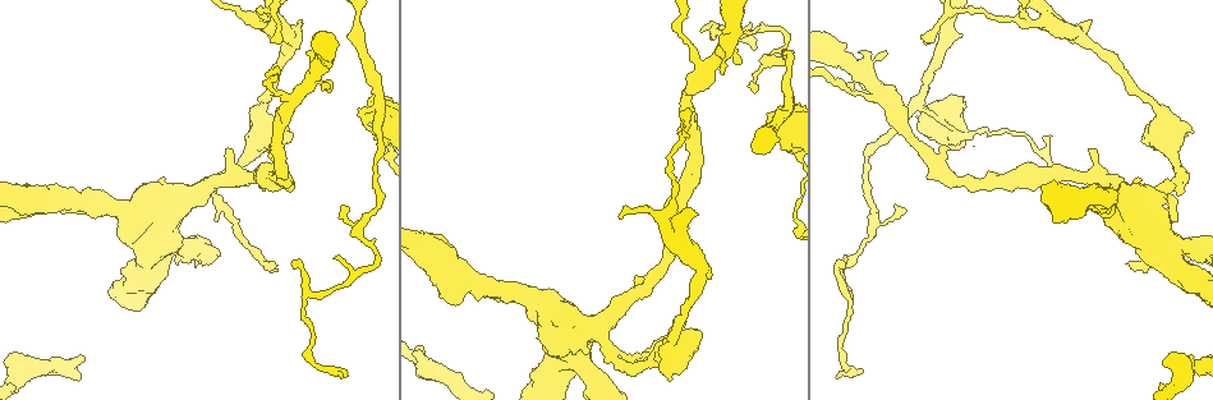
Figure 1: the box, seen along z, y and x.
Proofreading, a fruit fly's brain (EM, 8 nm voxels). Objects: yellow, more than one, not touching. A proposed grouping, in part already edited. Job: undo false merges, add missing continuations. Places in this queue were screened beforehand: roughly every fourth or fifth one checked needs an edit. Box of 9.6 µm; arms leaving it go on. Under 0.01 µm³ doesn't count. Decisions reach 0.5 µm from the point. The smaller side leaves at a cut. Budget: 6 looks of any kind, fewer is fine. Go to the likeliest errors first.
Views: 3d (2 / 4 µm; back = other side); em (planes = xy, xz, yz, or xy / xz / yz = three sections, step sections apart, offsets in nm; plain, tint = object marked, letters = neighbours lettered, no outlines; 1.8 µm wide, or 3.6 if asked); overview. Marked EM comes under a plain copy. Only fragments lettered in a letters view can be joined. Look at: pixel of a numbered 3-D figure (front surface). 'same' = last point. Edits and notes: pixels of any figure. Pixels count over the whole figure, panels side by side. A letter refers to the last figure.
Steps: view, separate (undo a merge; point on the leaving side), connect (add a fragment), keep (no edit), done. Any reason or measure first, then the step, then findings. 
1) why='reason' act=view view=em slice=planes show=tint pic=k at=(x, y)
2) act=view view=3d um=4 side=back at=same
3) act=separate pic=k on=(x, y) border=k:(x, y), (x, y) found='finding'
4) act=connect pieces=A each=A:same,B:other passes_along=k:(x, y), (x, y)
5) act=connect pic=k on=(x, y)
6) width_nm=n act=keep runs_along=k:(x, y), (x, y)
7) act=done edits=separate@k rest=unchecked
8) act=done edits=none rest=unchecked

why='free end' act=view view=em um=3.6 slice=xz step=16 show=tint pic=1 at=(347, 372)

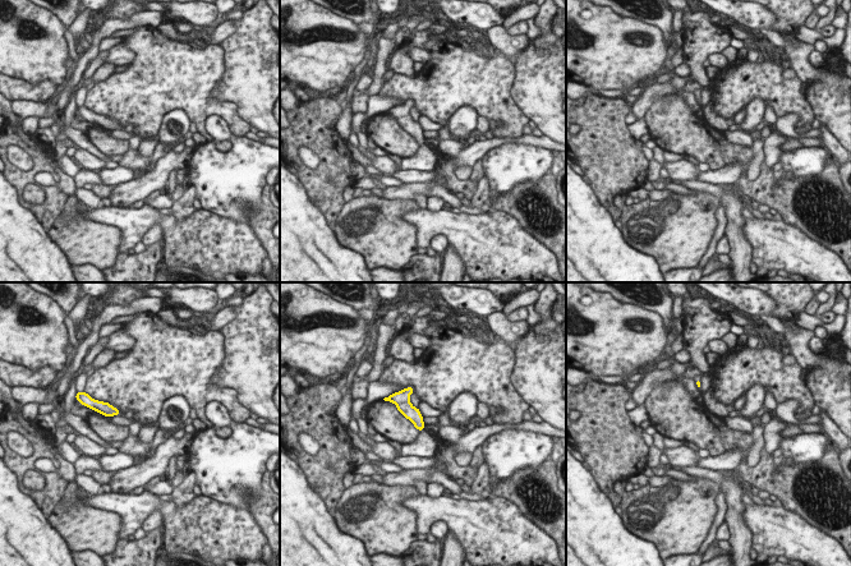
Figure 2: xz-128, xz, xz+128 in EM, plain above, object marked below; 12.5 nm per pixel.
why='another direction' act=view view=em um=3.6 slice=planes show=letters at=same

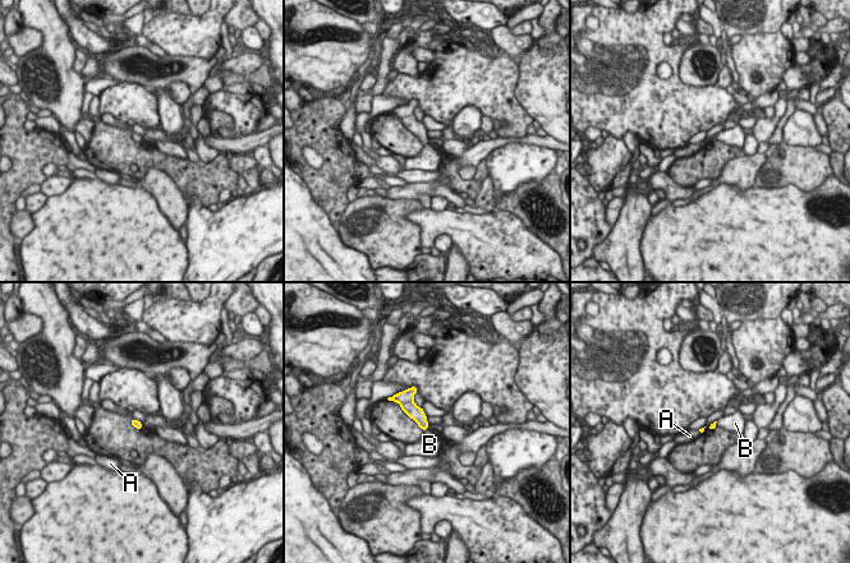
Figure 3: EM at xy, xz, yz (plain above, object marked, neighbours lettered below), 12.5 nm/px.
longest_contact=B:90nm act=connect pieces=B each=A:other,B:same passes_along=3:(417, 414), (426, 429), (430, 444) found='the neuron continues'

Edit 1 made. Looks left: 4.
why='calibre changes' act=view view=em slice=planes show=letters pic=1 at=(612, 351)

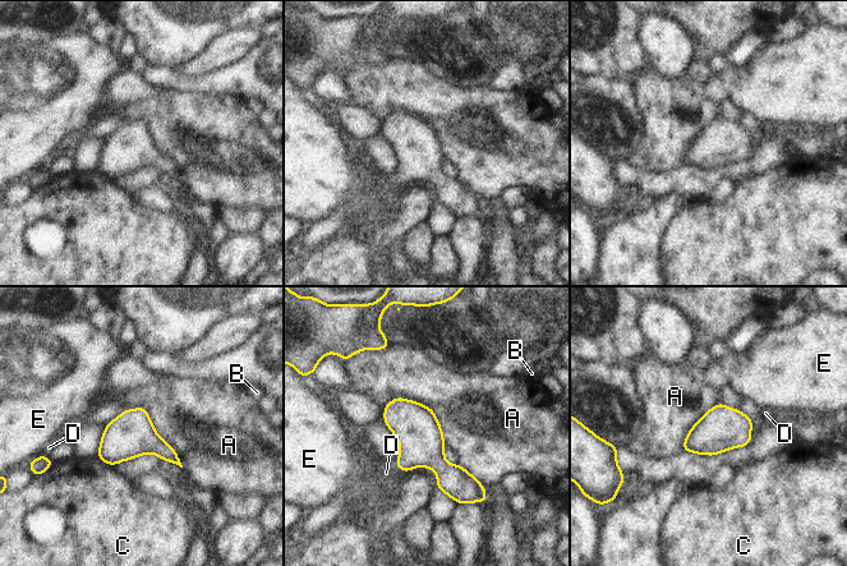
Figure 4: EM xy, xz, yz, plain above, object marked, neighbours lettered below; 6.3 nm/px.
width_nm=280 act=keep each=A:other,B:other,C:other,D:other,E:other runs_along=4:(386, 409), (432, 455), (466, 495) found='all the same neuron'

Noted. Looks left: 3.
why='an open end' act=view view=em slice=yz step=16 show=letters pic=1 at=(682, 119)

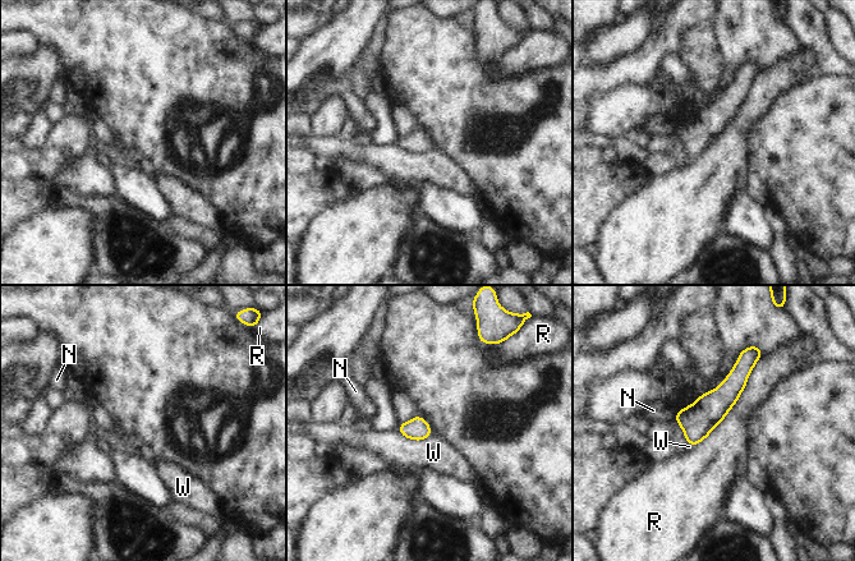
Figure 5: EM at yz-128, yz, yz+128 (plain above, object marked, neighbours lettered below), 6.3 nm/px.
width_nm=140 act=keep each=N:other,R:other,W:other found='no lettered fragment goes on from it'

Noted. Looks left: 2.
act=done edits=connect@3 rest=unchecked

